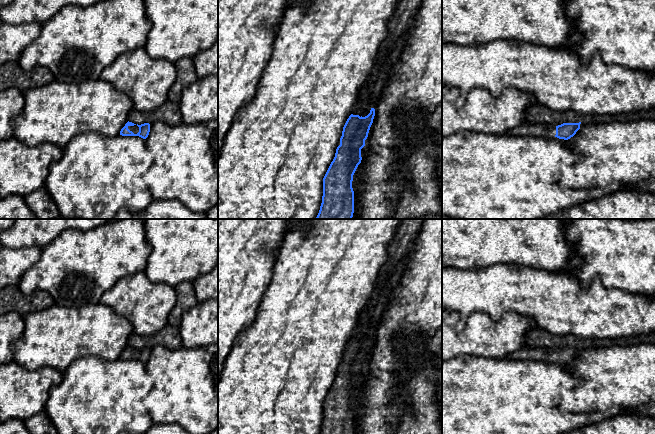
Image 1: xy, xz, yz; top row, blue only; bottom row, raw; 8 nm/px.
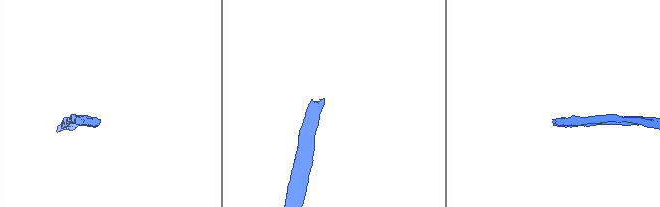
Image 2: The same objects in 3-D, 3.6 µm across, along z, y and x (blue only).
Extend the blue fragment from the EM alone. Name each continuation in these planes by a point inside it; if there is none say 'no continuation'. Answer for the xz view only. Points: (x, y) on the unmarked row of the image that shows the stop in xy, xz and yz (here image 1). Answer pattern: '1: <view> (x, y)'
1: xz (408, 229)

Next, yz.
1: yz (545, 354)

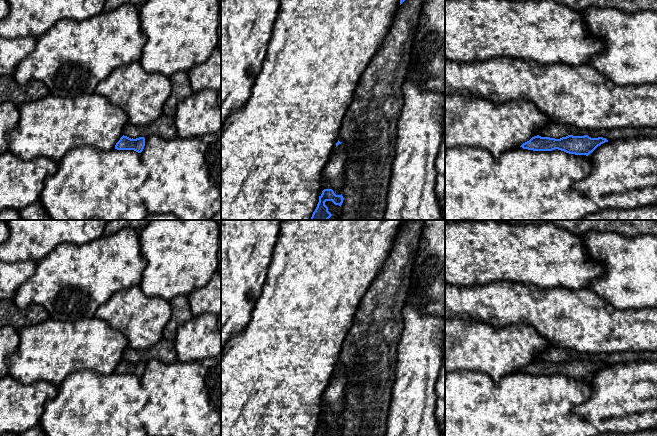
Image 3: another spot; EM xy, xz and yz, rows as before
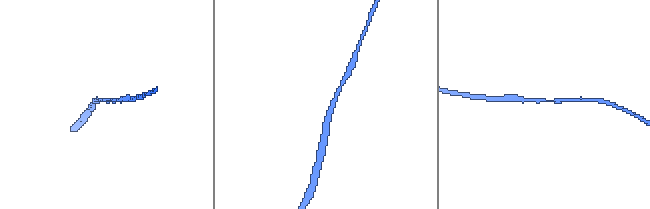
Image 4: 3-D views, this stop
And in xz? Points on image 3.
no continuation

